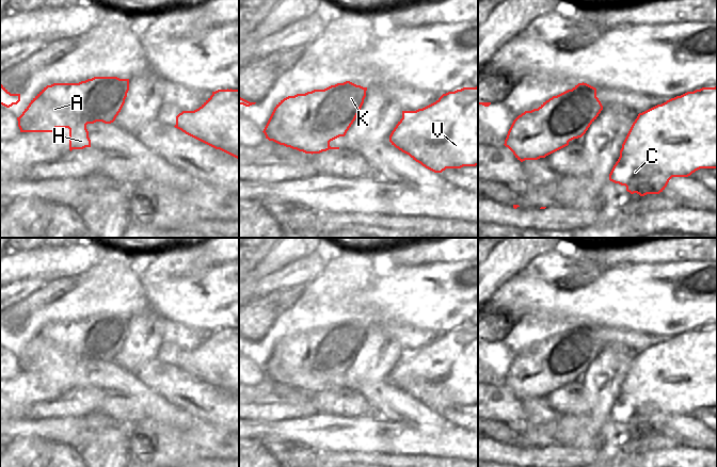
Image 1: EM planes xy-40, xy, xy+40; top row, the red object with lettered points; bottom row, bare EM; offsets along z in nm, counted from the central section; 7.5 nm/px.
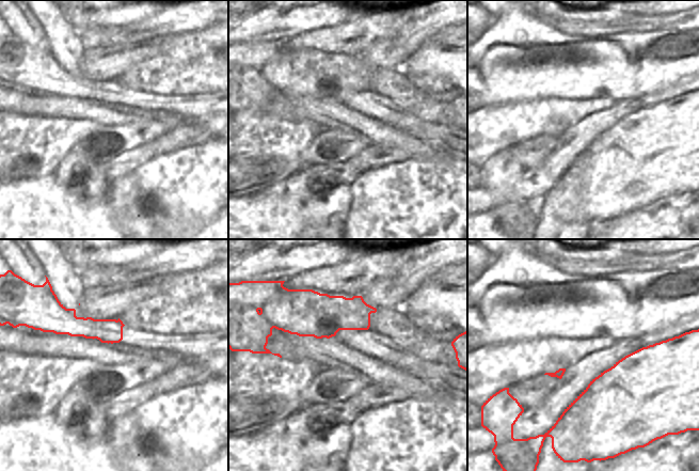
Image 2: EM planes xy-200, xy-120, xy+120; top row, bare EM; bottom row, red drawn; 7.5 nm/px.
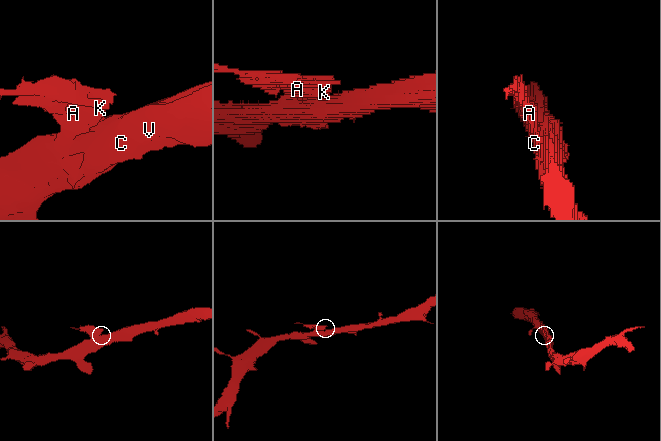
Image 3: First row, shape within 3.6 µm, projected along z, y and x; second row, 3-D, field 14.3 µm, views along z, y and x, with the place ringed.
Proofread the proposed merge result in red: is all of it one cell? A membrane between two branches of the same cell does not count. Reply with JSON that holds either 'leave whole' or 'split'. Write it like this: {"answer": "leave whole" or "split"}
{"answer": "split"}

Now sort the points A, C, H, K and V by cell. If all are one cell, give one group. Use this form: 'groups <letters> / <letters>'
groups A H K / C V

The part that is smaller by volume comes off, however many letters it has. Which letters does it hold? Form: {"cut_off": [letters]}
{"cut_off": ["A", "H", "K"]}

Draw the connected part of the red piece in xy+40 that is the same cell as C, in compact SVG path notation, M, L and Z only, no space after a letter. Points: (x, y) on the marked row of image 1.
M717 86L687 92L639 113L614 165L609 180L626 187L631 194L659 194L672 177L688 177L700 168L717 168Z

